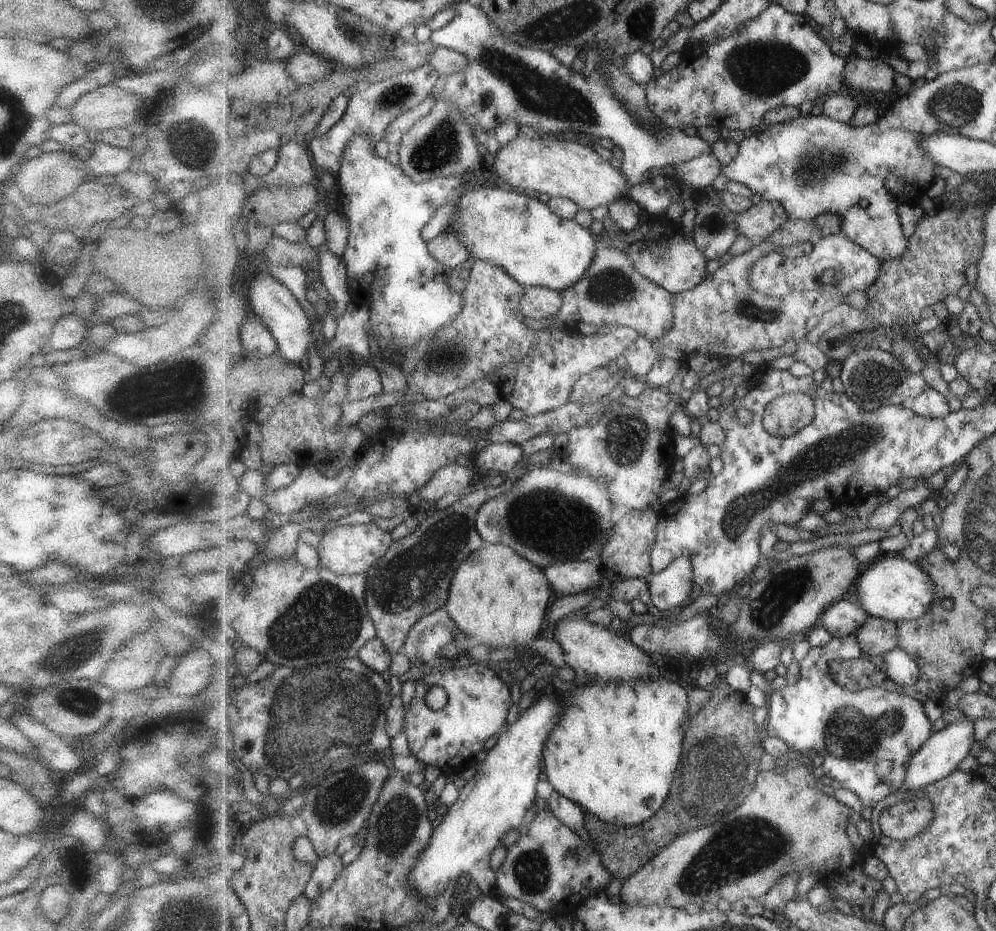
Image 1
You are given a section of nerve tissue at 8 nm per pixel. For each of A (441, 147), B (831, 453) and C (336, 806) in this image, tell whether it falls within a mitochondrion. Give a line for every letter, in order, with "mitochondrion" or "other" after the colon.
A: mitochondrion
B: mitochondrion
C: mitochondrion

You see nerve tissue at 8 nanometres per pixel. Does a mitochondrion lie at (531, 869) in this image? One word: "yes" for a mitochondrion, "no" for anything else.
yes

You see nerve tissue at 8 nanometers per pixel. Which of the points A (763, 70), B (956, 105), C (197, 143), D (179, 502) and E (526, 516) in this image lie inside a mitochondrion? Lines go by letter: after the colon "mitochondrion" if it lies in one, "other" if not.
A: mitochondrion
B: mitochondrion
C: mitochondrion
D: other
E: mitochondrion

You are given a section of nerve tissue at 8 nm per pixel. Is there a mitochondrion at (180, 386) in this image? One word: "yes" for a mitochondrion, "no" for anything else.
yes

